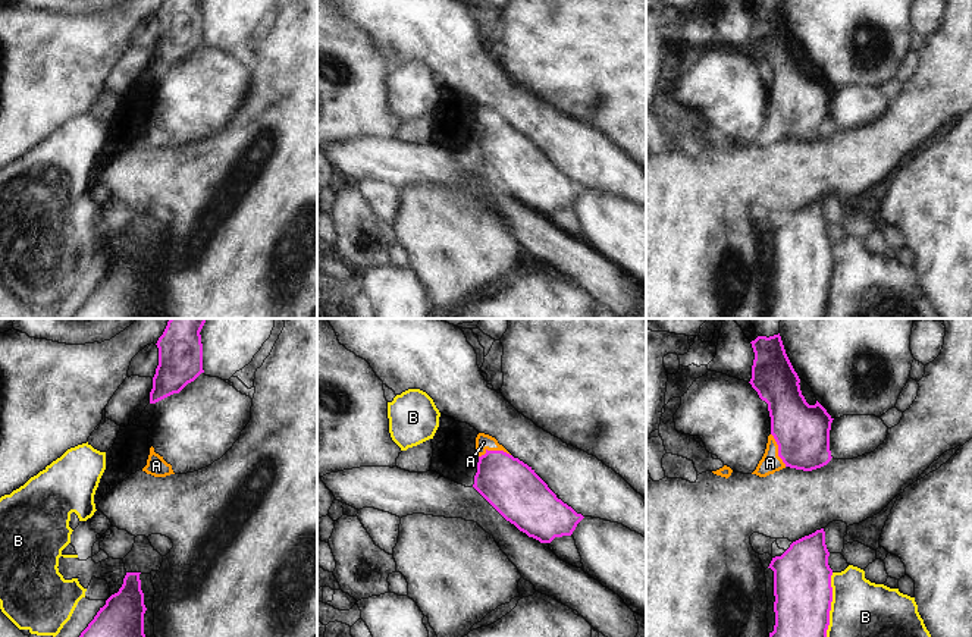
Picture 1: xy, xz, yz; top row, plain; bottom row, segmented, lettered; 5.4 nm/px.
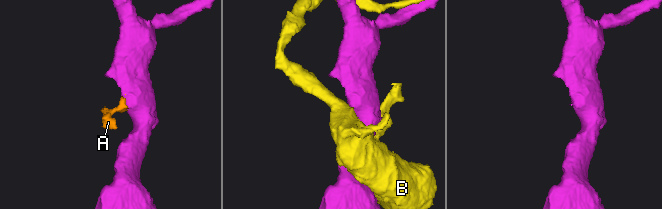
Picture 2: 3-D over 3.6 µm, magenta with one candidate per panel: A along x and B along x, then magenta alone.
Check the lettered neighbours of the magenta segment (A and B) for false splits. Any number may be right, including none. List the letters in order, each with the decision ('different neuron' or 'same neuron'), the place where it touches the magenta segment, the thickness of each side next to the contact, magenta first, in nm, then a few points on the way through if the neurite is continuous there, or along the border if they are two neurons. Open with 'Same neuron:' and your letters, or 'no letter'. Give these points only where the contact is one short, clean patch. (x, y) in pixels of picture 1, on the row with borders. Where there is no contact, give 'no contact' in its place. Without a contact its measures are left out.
Same neuron: A
A: same neuron; meets magenta in xz at (494, 451); 300 nm thick on the magenta side, 90 nm on the other; runs through xz (514, 489), (498, 473), (494, 451), (483, 442)
B: different neuron; meets magenta in yz at (830, 605); 320 nm thick on the magenta side, 320 nm on the other

